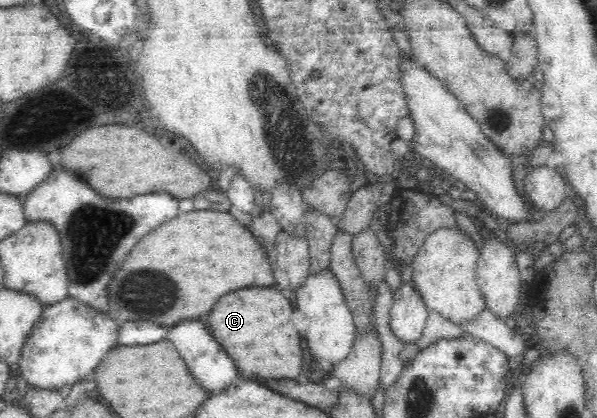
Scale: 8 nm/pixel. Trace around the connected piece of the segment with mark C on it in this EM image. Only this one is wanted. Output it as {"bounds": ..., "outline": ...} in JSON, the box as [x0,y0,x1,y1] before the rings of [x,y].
{"bounds":[204,286,303,381],"outline":[[[253,286],[253,288],[243,288],[235,290],[231,294],[225,294],[211,310],[209,318],[204,318],[207,323],[207,329],[213,333],[215,340],[219,345],[229,353],[229,356],[235,360],[237,370],[243,372],[238,376],[245,379],[259,381],[261,379],[301,379],[303,370],[303,350],[301,350],[301,336],[295,330],[291,322],[293,306],[291,302],[273,288],[263,288],[263,286]]]}

